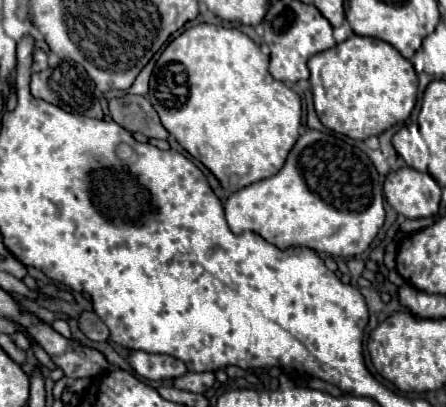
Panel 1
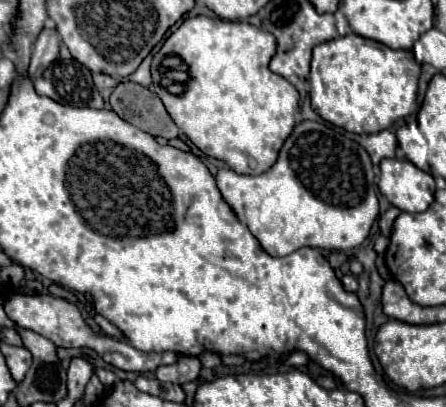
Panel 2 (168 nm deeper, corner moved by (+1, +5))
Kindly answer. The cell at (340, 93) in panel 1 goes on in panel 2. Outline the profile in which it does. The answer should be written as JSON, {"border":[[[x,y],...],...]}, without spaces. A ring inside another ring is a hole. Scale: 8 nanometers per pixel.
{"border":[[[344,35],[314,47],[311,59],[311,106],[324,121],[352,133],[378,133],[416,107],[420,65],[408,51],[390,49],[360,35]]]}

